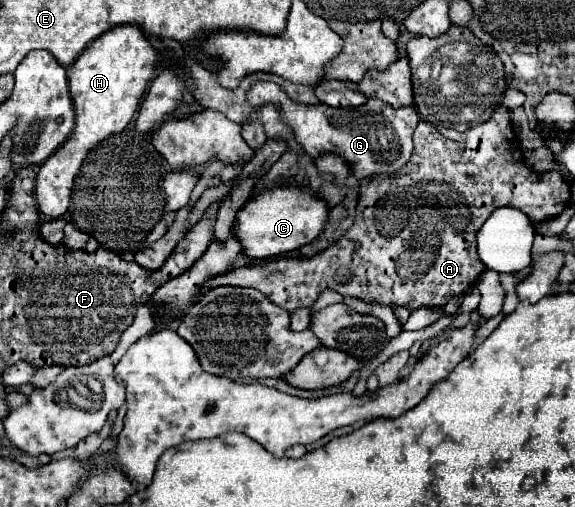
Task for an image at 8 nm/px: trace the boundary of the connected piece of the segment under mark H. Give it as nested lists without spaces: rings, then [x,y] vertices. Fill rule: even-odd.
[[[116,26],[98,36],[74,62],[68,76],[70,98],[74,102],[76,124],[68,140],[42,162],[36,178],[38,210],[50,218],[58,218],[68,210],[74,178],[78,176],[88,152],[102,140],[122,132],[134,118],[148,82],[158,66],[158,52],[136,26]]]

